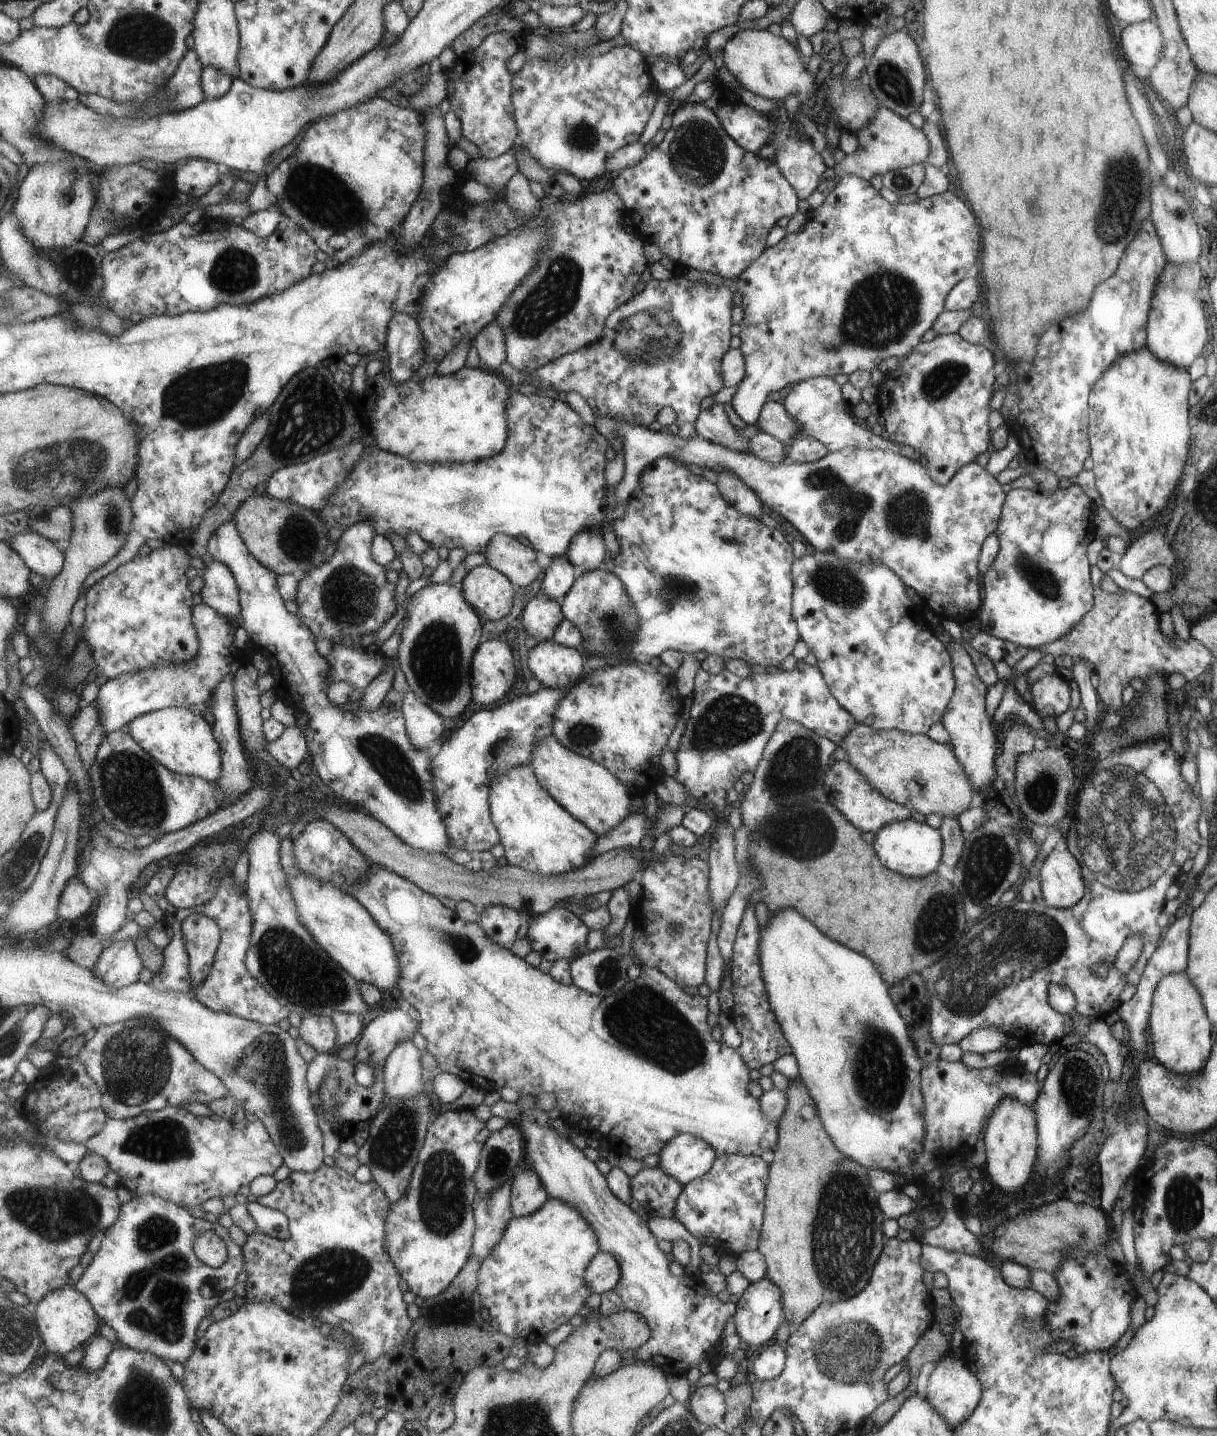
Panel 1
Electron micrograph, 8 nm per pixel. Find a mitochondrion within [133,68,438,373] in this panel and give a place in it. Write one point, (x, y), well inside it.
(319, 195)

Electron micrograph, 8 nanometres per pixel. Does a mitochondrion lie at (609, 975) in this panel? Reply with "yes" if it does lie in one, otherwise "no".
yes

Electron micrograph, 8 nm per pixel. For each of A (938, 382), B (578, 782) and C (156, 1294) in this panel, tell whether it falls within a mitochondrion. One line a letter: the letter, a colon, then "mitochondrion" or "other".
A: mitochondrion
B: other
C: mitochondrion

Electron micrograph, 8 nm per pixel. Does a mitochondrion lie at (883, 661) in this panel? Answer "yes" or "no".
no

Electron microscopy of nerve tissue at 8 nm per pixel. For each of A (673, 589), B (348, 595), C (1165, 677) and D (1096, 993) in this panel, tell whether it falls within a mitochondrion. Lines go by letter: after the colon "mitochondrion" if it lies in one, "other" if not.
A: mitochondrion
B: mitochondrion
C: other
D: other

